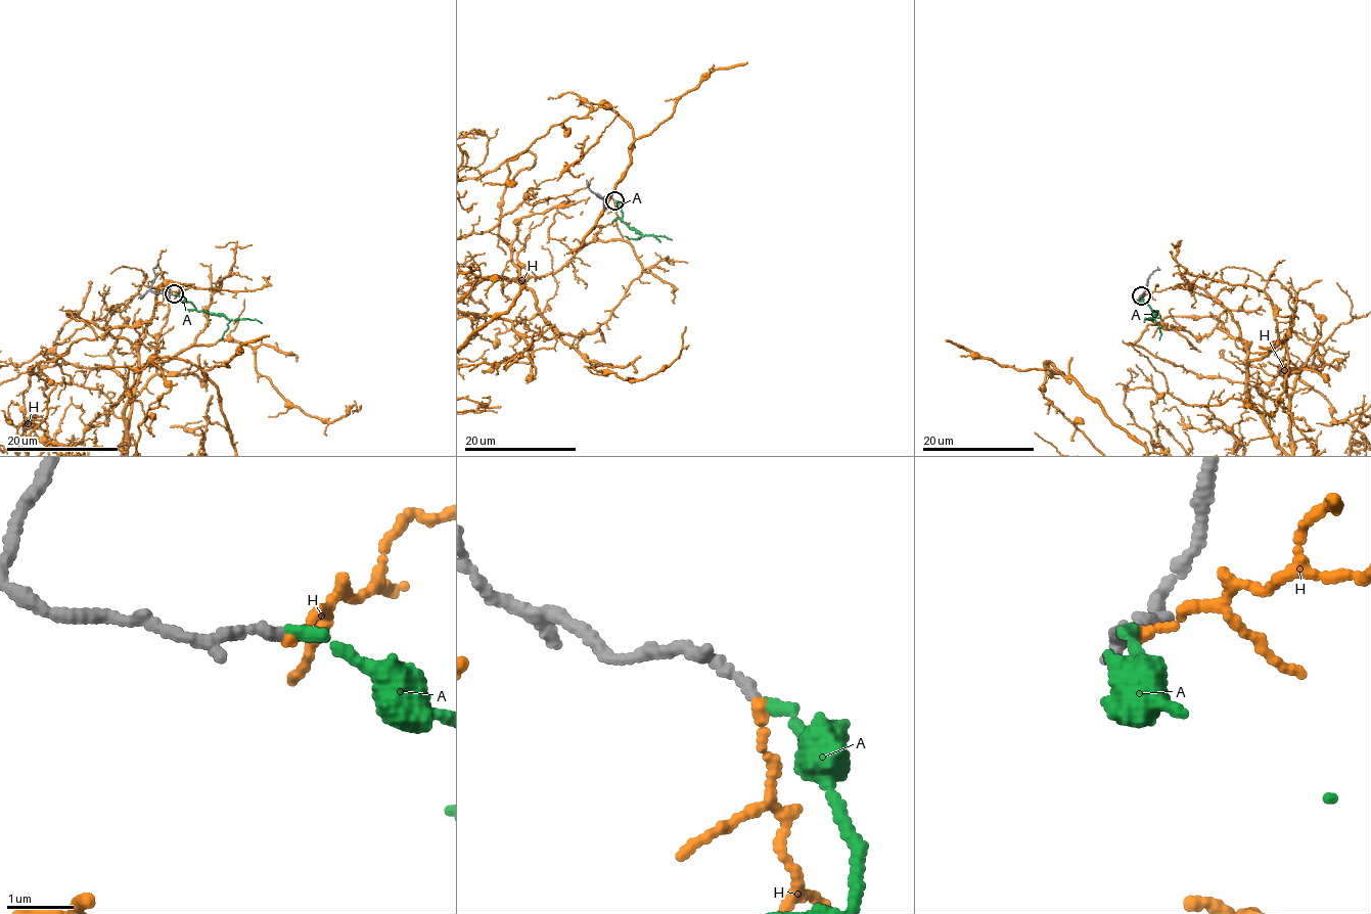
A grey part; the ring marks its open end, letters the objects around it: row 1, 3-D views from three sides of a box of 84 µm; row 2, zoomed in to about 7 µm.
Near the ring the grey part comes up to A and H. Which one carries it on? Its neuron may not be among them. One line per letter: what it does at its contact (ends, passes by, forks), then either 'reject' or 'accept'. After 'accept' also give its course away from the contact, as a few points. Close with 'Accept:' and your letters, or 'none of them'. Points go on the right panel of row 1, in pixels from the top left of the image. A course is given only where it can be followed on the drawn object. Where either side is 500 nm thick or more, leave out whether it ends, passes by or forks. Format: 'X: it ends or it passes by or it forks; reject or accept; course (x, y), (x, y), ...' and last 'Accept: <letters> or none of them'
A: it ends; accept; course (1141, 295), (1154, 314), (1154, 319), (1144, 318), (1143, 322)
H: it ends; reject
Accept: A

